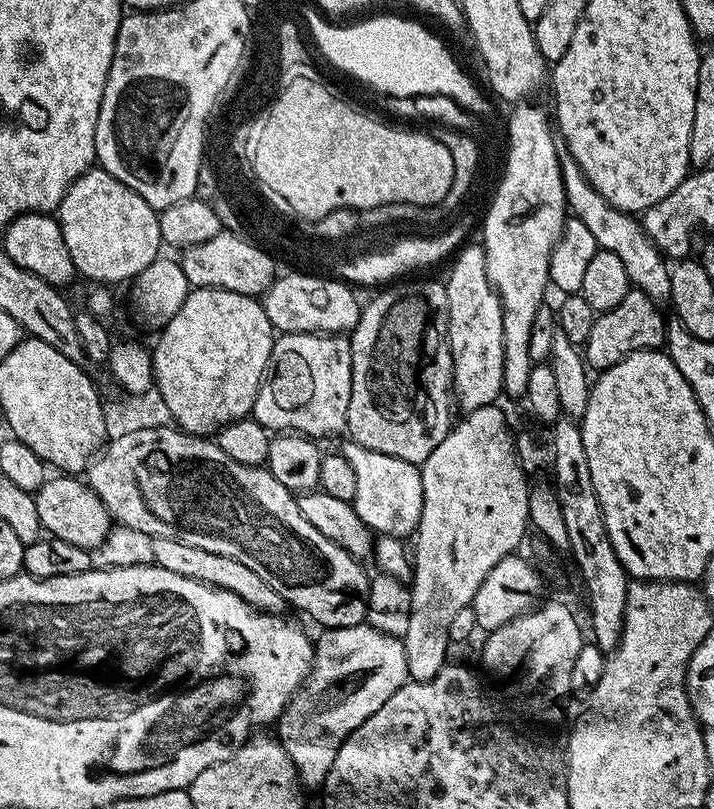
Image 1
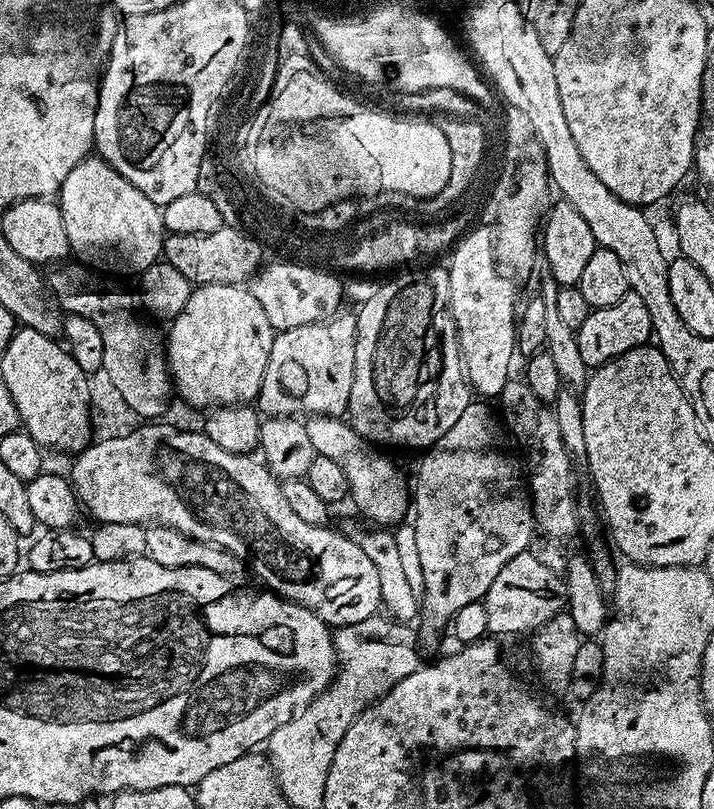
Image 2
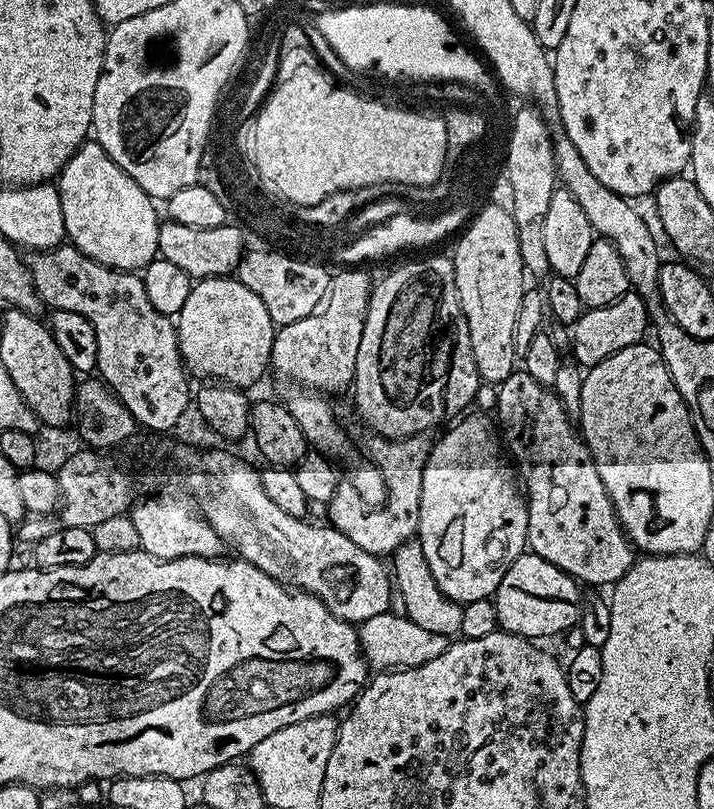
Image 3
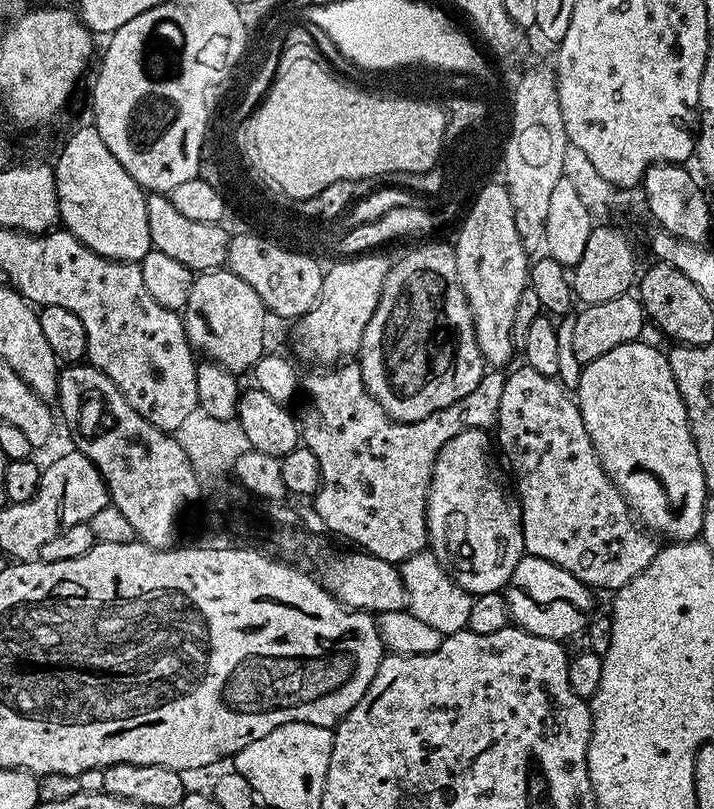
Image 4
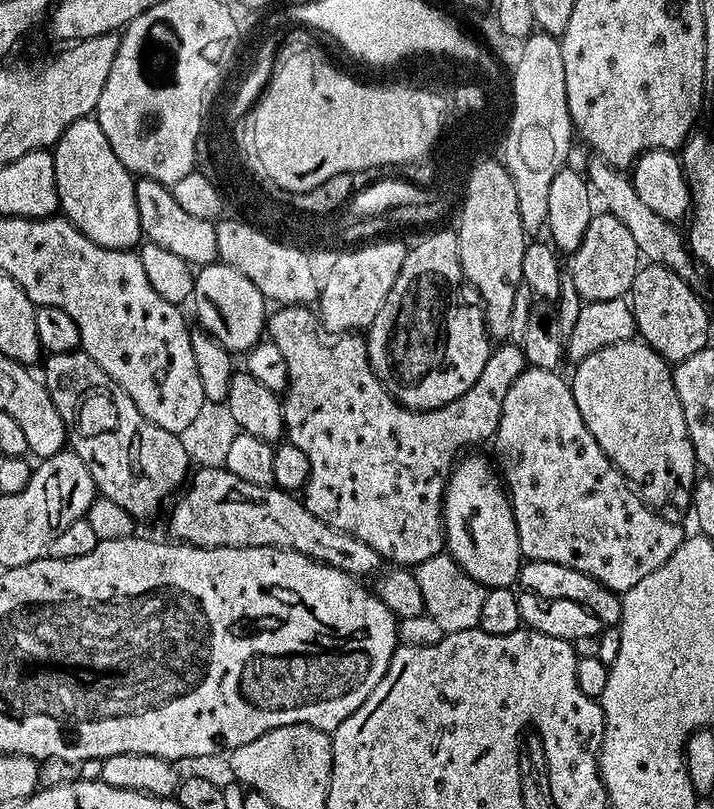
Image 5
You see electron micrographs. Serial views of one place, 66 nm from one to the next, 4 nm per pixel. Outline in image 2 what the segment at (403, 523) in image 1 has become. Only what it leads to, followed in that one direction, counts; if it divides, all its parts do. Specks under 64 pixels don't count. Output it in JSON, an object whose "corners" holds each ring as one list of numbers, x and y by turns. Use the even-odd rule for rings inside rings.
{"corners":[[313,415,306,423,306,435,310,437,310,443,314,445,318,456,330,458,342,466,342,474,346,474,348,479,350,500,356,503,362,515,373,520,373,525,396,526,409,515,409,481,407,484,403,474,380,453,383,451,359,436,347,419]]}

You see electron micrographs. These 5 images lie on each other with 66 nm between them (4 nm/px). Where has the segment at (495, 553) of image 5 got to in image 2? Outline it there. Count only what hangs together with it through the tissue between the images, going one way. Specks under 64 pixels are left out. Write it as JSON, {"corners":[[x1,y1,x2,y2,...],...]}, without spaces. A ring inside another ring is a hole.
{"corners":[[480,400,468,404,454,426,425,455,416,484,414,480,412,523,423,578,416,631,419,647,425,651,439,647,458,610,481,601,502,567,518,554,529,551,532,528,534,532,532,501,525,477,506,452,504,428,497,413,486,404,489,403]]}

